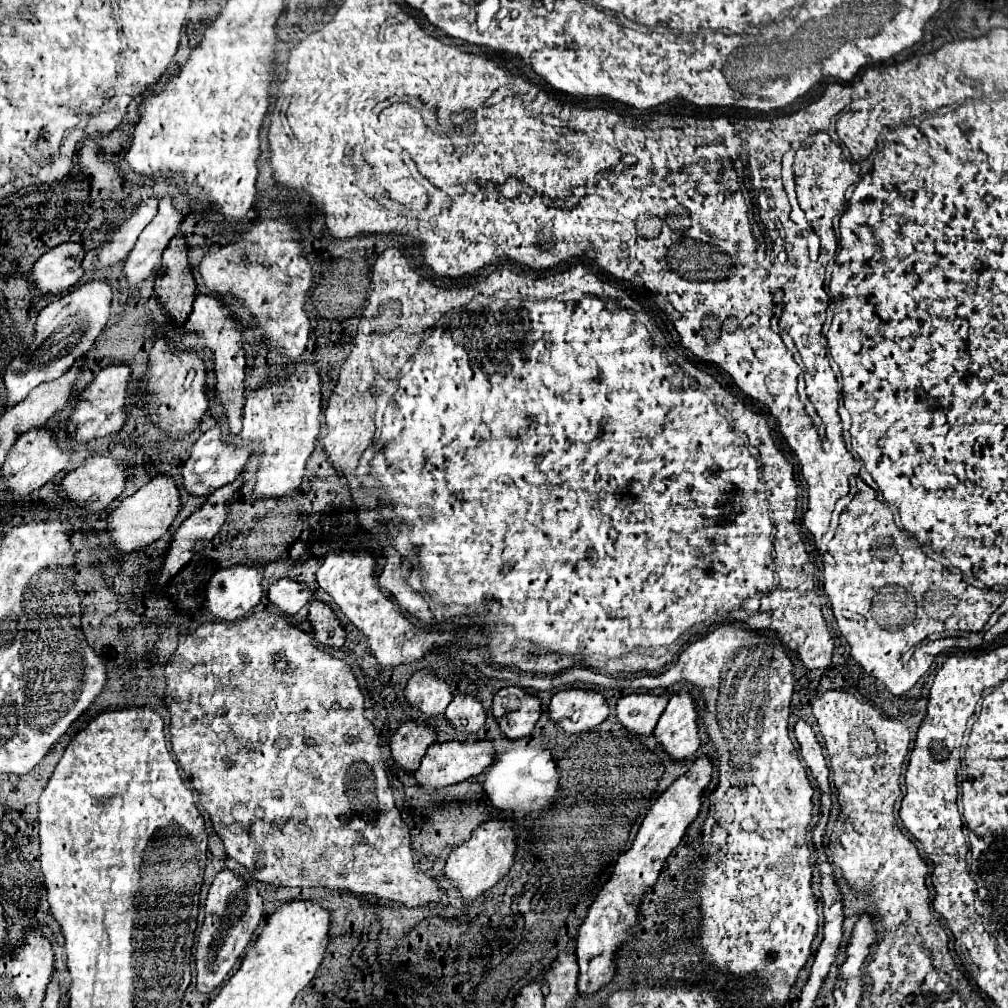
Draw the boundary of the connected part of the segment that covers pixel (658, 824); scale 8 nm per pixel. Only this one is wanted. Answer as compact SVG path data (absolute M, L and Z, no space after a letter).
M700 756L694 760L694 764L686 774L682 774L664 794L656 798L632 846L618 858L618 862L610 872L608 882L598 890L576 939L576 957L580 966L578 972L580 992L596 992L600 986L612 980L614 952L622 942L632 938L634 932L630 930L630 926L636 922L636 906L644 890L656 882L666 858L670 856L674 846L682 840L688 824L696 818L700 810L700 796L710 782L710 774L712 774L712 762L708 760L708 756Z

